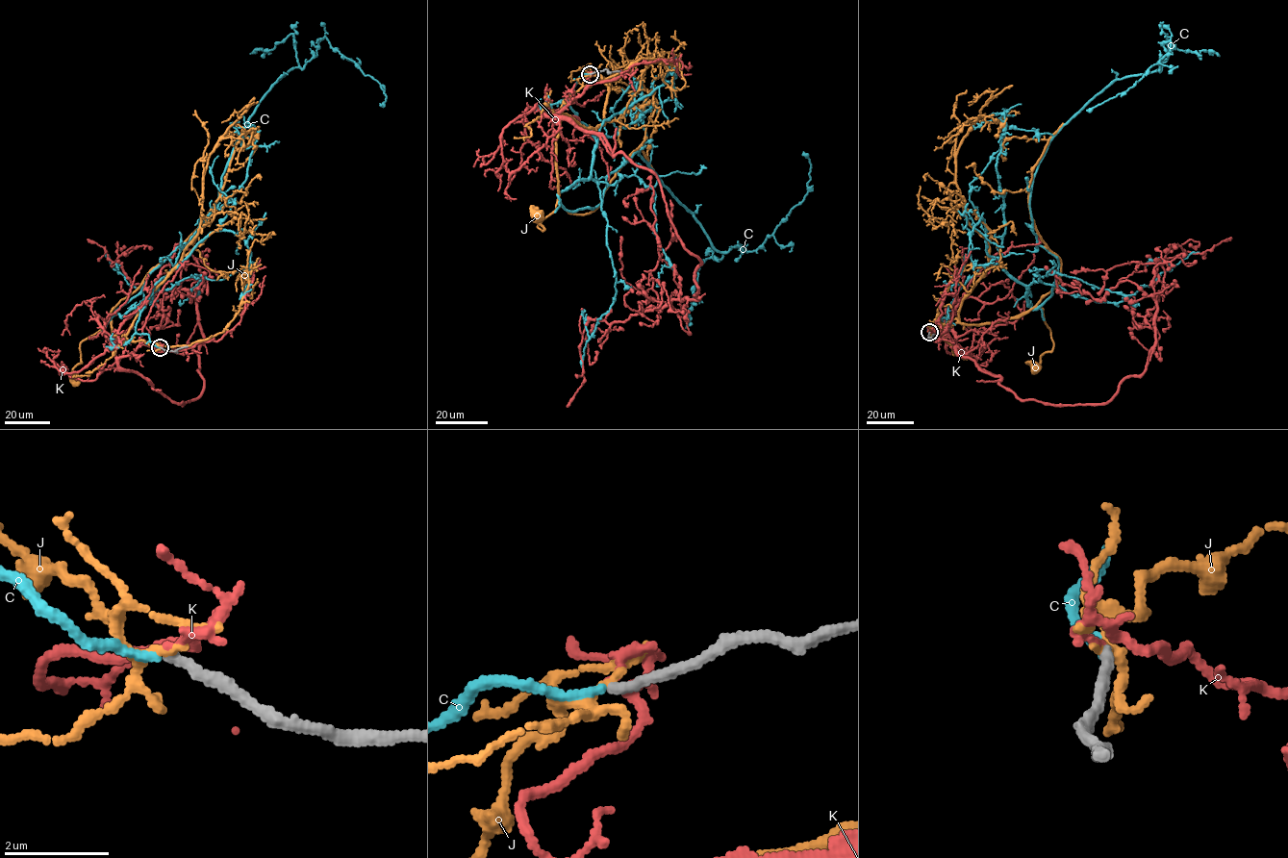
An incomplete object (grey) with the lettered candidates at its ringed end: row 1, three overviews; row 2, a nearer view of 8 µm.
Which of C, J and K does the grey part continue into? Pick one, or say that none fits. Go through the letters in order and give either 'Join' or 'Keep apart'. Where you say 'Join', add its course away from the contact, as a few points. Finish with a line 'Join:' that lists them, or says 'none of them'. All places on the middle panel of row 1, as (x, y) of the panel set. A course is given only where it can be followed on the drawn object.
C: Join. Its course: (589, 73), (562, 99), (597, 146), (568, 211), (638, 151), (717, 250), (756, 249), (808, 190), (803, 151)
J: Keep apart
K: Keep apart
Join: C

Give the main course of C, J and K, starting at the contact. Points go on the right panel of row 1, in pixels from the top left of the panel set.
C: (928, 332), (986, 264), (1031, 308), (1049, 298), (1038, 164), (1117, 79), (1160, 72), (1170, 40), (1086, 110)
J: (928, 332), (945, 324), (991, 323), (1018, 318), (1041, 307), (1053, 349), (1041, 356), (1035, 367)
K: (928, 332), (947, 330), (961, 355), (1022, 400), (1103, 404), (1145, 368), (1164, 288), (1158, 261), (1231, 237)

